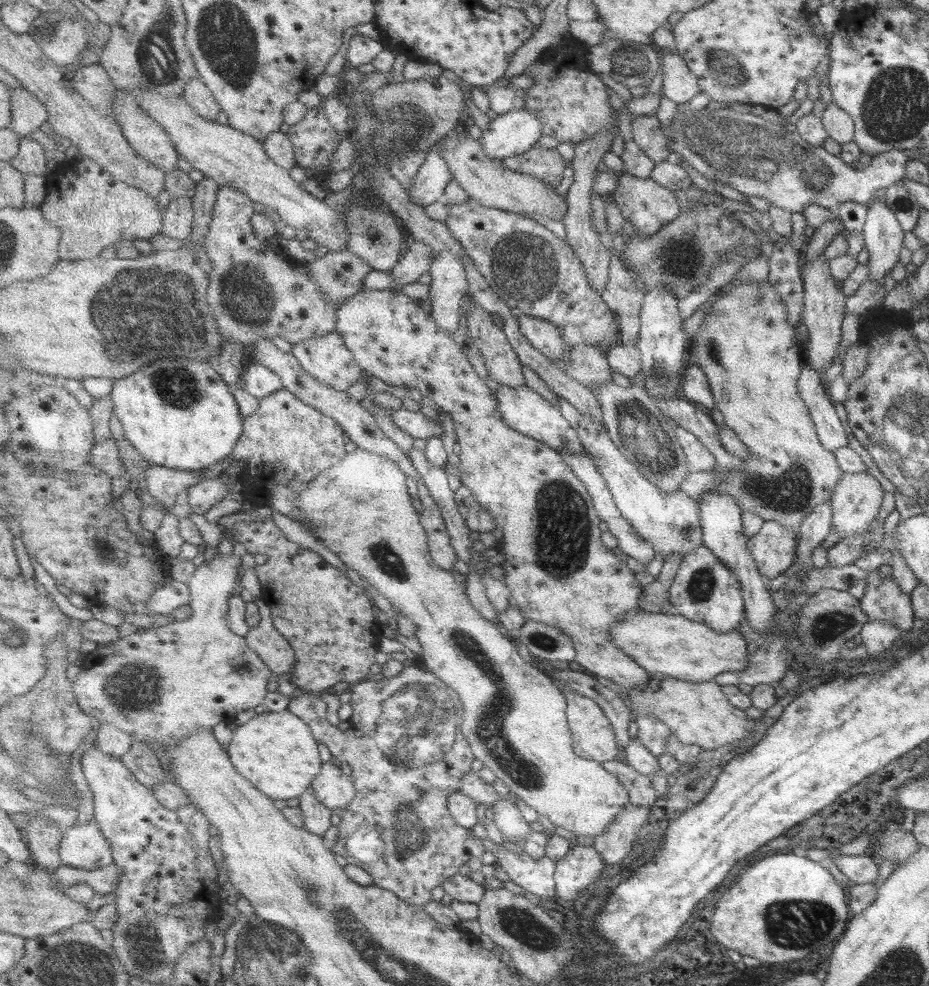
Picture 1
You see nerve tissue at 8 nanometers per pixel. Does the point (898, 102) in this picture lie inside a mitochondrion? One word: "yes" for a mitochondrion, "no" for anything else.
yes

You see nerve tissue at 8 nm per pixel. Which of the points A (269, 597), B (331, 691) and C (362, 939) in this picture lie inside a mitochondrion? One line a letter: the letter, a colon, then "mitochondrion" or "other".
A: other
B: other
C: mitochondrion

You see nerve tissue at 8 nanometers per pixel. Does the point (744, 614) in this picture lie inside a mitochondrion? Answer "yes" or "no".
no

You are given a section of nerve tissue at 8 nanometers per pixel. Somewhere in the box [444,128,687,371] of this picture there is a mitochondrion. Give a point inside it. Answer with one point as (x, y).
(525, 266)

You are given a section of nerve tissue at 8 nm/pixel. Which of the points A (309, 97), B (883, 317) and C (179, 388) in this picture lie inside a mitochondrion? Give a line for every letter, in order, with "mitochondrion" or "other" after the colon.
A: other
B: other
C: mitochondrion

